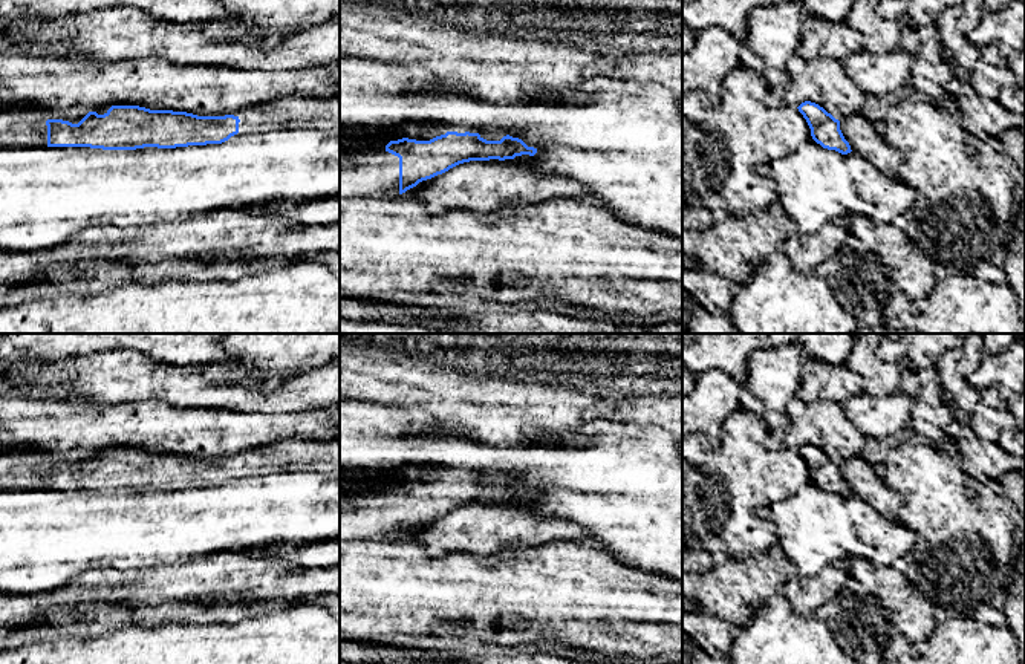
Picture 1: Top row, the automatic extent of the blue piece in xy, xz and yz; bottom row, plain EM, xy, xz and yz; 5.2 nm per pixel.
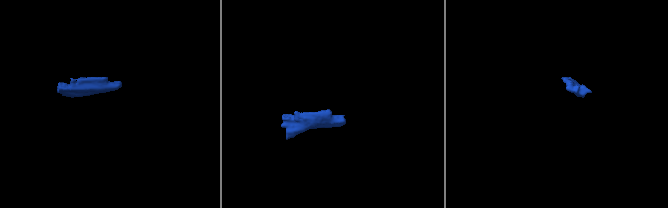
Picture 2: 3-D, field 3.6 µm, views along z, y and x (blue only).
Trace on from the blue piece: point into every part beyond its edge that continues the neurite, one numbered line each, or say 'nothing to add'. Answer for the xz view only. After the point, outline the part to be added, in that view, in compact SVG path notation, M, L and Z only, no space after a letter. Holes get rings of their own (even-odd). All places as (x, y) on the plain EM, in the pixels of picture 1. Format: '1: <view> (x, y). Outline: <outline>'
1: xz (367, 513). Outline: M366 480L360 490L340 490L340 542L395 540L399 535L399 500L389 496L386 488Z

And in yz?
nothing to add

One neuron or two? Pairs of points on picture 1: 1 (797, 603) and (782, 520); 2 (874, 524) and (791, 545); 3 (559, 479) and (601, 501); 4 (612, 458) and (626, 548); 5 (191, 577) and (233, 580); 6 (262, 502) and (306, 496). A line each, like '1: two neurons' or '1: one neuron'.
1: two neurons
2: one neuron
3: one neuron
4: one neuron
5: one neuron
6: one neuron

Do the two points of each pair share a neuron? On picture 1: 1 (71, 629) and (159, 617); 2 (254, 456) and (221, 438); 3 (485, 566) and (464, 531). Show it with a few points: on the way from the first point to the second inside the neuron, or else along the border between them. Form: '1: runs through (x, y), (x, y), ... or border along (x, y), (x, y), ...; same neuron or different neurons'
1: runs through (92, 618), (138, 615); same neuron
2: border along (280, 441), (250, 447), (237, 458); different neurons
3: border along (513, 546), (487, 554), (441, 554); different neurons

